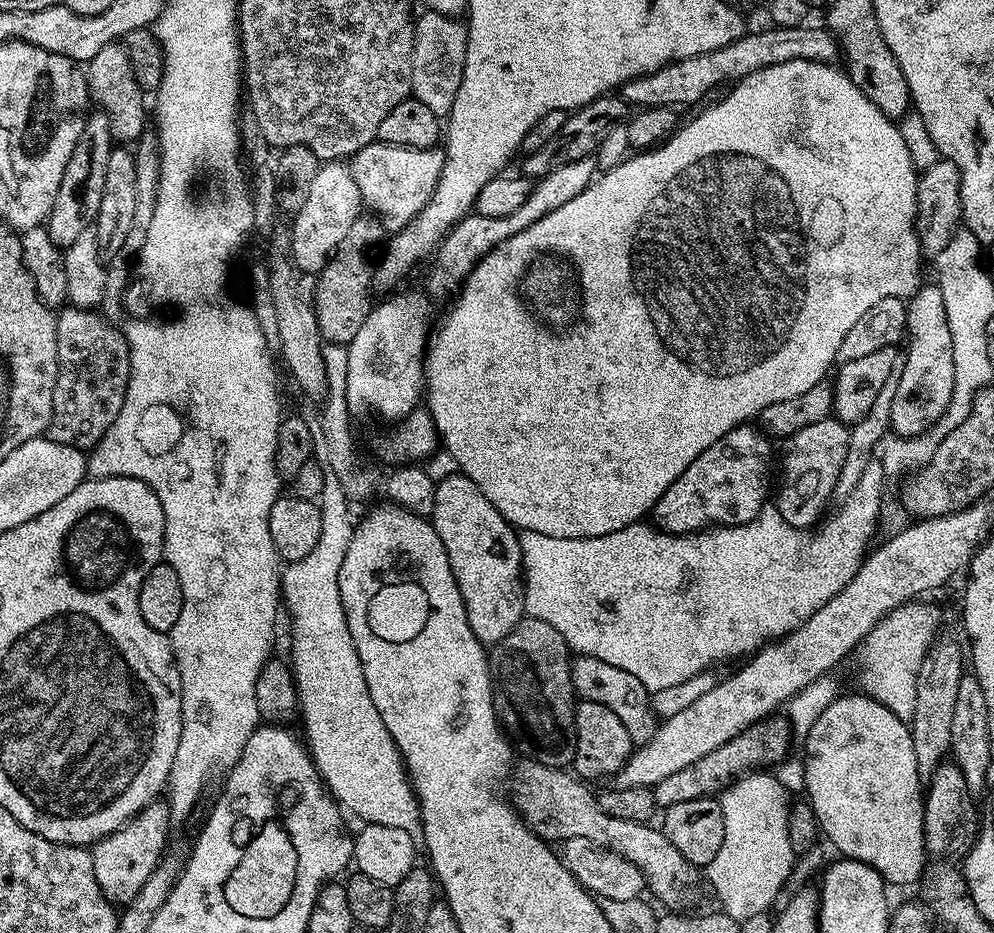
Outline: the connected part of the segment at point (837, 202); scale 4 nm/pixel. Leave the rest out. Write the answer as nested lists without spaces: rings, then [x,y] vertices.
[[[791,60],[791,61],[790,61],[790,62],[778,62],[778,63],[777,63],[777,64],[775,64],[775,65],[774,65],[774,66],[766,66],[766,67],[765,67],[765,68],[759,68],[759,70],[757,70],[757,71],[756,71],[756,72],[755,72],[755,73],[754,73],[754,74],[750,74],[750,75],[749,75],[749,76],[747,76],[747,77],[746,77],[746,78],[742,78],[742,79],[741,79],[741,80],[737,80],[737,81],[735,81],[735,83],[733,83],[733,84],[732,84],[732,85],[731,85],[731,87],[729,87],[729,88],[728,88],[728,89],[727,89],[727,91],[725,91],[725,92],[728,92],[728,91],[729,91],[729,92],[728,92],[728,93],[726,93],[726,94],[725,94],[725,96],[724,96],[724,97],[722,97],[722,98],[721,98],[721,100],[720,100],[720,101],[718,101],[718,102],[717,102],[717,104],[712,104],[712,105],[710,105],[710,106],[709,106],[709,108],[708,108],[708,109],[706,109],[706,110],[705,110],[705,112],[700,112],[700,113],[698,113],[698,114],[697,114],[697,116],[696,116],[696,117],[694,117],[694,118],[693,118],[693,120],[692,120],[692,121],[690,121],[690,122],[689,122],[689,124],[688,124],[688,125],[686,125],[686,126],[685,126],[685,128],[684,128],[684,125],[683,125],[683,126],[680,126],[680,127],[677,127],[677,129],[676,129],[676,133],[675,133],[675,134],[673,134],[673,135],[672,135],[672,136],[671,136],[671,138],[669,138],[669,139],[668,139],[668,140],[665,140],[665,141],[664,141],[664,143],[663,143],[663,144],[661,144],[661,145],[659,145],[659,146],[657,146],[657,147],[655,147],[655,148],[653,148],[653,149],[651,149],[651,150],[644,150],[644,151],[641,151],[641,152],[640,152],[640,153],[639,153],[639,154],[632,154],[632,155],[629,155],[629,157],[628,157],[628,159],[627,159],[627,160],[623,160],[623,161],[622,161],[622,163],[620,163],[620,164],[619,164],[619,165],[618,165],[618,166],[614,166],[614,167],[613,167],[613,168],[611,168],[611,170],[610,170],[610,171],[608,171],[608,172],[605,172],[605,173],[603,173],[603,174],[600,174],[600,175],[597,175],[597,176],[596,176],[596,177],[595,177],[595,179],[593,179],[593,181],[592,181],[592,183],[591,183],[591,184],[589,184],[589,185],[588,185],[588,188],[587,188],[587,189],[586,189],[586,190],[582,190],[582,194],[578,194],[578,198],[570,198],[570,202],[566,202],[566,206],[558,206],[558,210],[554,210],[554,214],[546,214],[546,218],[538,218],[538,222],[534,222],[534,223],[533,223],[533,224],[531,224],[531,225],[530,225],[530,226],[526,226],[526,230],[522,230],[522,234],[514,234],[514,235],[513,235],[513,236],[511,236],[511,237],[510,237],[510,238],[506,238],[506,242],[502,242],[502,243],[501,243],[501,244],[499,244],[499,245],[498,245],[498,246],[494,246],[494,250],[490,250],[490,251],[489,251],[489,252],[488,252],[488,253],[486,253],[486,255],[485,255],[485,256],[483,256],[483,258],[482,258],[482,259],[481,259],[481,260],[479,260],[479,261],[478,261],[478,263],[477,263],[477,264],[476,264],[476,265],[475,265],[475,266],[474,266],[474,267],[473,267],[473,268],[472,268],[472,272],[471,272],[471,274],[469,274],[469,276],[468,276],[468,277],[467,277],[467,278],[465,278],[465,280],[464,280],[464,283],[463,283],[463,284],[461,284],[461,285],[459,285],[459,288],[458,288],[458,291],[457,291],[457,292],[460,292],[460,293],[458,293],[458,294],[457,294],[457,296],[456,296],[456,301],[454,301],[454,302],[453,302],[453,304],[452,304],[452,309],[450,309],[450,310],[449,310],[449,312],[448,312],[448,313],[446,313],[446,314],[445,314],[445,316],[444,316],[444,321],[442,321],[442,322],[441,322],[441,324],[440,324],[440,329],[438,329],[438,330],[437,330],[437,332],[436,332],[436,329],[435,329],[435,331],[433,331],[433,332],[432,332],[432,333],[431,333],[431,336],[430,336],[430,339],[429,339],[429,341],[428,341],[428,346],[427,346],[427,349],[426,349],[426,355],[425,355],[425,357],[424,357],[424,388],[425,388],[425,389],[426,389],[426,410],[427,410],[427,411],[428,411],[428,413],[429,413],[429,414],[431,414],[431,416],[432,416],[432,420],[433,420],[433,421],[434,421],[434,422],[435,422],[435,423],[436,423],[436,435],[437,435],[437,437],[439,437],[439,439],[440,439],[440,440],[441,440],[441,441],[442,441],[442,444],[443,444],[443,447],[444,447],[444,448],[445,448],[445,449],[446,449],[446,451],[448,451],[448,452],[449,452],[449,453],[450,453],[450,454],[454,454],[454,458],[455,458],[455,459],[456,459],[456,461],[457,461],[457,462],[458,462],[458,466],[459,466],[459,467],[460,467],[460,472],[461,472],[461,473],[463,473],[463,475],[466,475],[466,476],[468,476],[468,477],[469,477],[469,478],[471,478],[471,479],[472,479],[472,481],[473,481],[473,482],[474,482],[474,486],[478,486],[478,490],[482,490],[482,494],[486,494],[486,498],[490,498],[490,506],[494,506],[494,510],[498,510],[498,514],[502,514],[502,518],[506,518],[506,522],[507,522],[507,523],[508,523],[508,524],[511,524],[511,525],[512,525],[512,527],[513,527],[513,528],[515,528],[515,529],[517,529],[517,530],[538,530],[538,534],[546,534],[546,535],[547,535],[547,536],[549,536],[549,537],[550,537],[550,538],[598,538],[598,537],[599,537],[599,536],[601,536],[601,535],[602,535],[602,534],[614,534],[614,530],[622,530],[622,529],[623,529],[623,528],[625,528],[625,527],[626,527],[626,526],[630,526],[630,525],[631,525],[631,524],[639,524],[639,523],[641,523],[641,521],[643,521],[643,520],[644,520],[644,519],[645,519],[645,517],[647,517],[647,516],[644,516],[644,515],[646,515],[646,514],[647,514],[647,512],[648,512],[648,515],[649,515],[649,513],[651,513],[651,512],[652,512],[652,511],[653,511],[653,509],[655,509],[655,507],[656,507],[656,503],[657,503],[657,502],[658,502],[658,498],[662,498],[662,494],[666,494],[666,490],[667,490],[667,489],[668,489],[668,487],[670,487],[670,486],[671,486],[671,484],[672,484],[672,483],[674,483],[674,481],[675,481],[675,480],[677,480],[677,479],[678,479],[678,478],[679,478],[679,477],[680,477],[680,475],[681,475],[681,474],[682,474],[682,470],[686,470],[686,466],[690,466],[690,462],[694,462],[694,458],[698,458],[698,454],[702,454],[702,450],[706,450],[706,449],[707,449],[707,448],[709,448],[709,447],[710,447],[710,446],[714,446],[714,442],[718,442],[718,438],[722,438],[722,437],[723,437],[723,436],[724,436],[724,435],[726,435],[726,433],[727,433],[727,432],[729,432],[729,431],[730,431],[730,430],[734,430],[734,429],[735,429],[735,428],[738,428],[738,427],[741,427],[741,426],[744,426],[744,425],[747,425],[747,424],[748,424],[748,423],[749,423],[749,421],[751,421],[751,420],[748,420],[748,419],[750,419],[750,418],[751,418],[751,416],[752,416],[752,419],[753,419],[753,418],[756,418],[756,417],[759,417],[759,415],[760,415],[760,412],[761,412],[761,411],[762,411],[762,410],[766,410],[766,406],[774,406],[774,402],[786,402],[786,398],[794,398],[794,397],[796,397],[796,396],[797,396],[797,394],[802,394],[802,393],[803,393],[803,392],[805,392],[805,391],[806,391],[806,390],[810,390],[810,386],[818,386],[818,385],[819,385],[819,384],[822,384],[822,383],[825,383],[825,380],[826,380],[826,377],[827,377],[827,376],[824,376],[824,375],[826,375],[826,374],[827,374],[827,372],[828,372],[828,367],[830,367],[830,368],[829,368],[829,372],[830,372],[830,369],[831,369],[831,368],[832,368],[832,367],[833,367],[833,365],[835,365],[835,364],[836,364],[836,363],[837,363],[837,359],[836,359],[836,355],[837,355],[837,354],[838,354],[838,346],[842,346],[842,338],[846,338],[846,334],[847,334],[847,332],[848,332],[848,331],[850,331],[850,330],[851,330],[851,328],[853,328],[853,326],[855,326],[855,325],[856,325],[856,324],[857,324],[857,323],[858,323],[858,318],[862,318],[862,314],[866,314],[866,310],[870,310],[870,306],[874,306],[874,302],[882,302],[882,298],[886,298],[886,297],[887,297],[887,296],[898,296],[898,297],[901,297],[901,298],[911,298],[911,296],[912,296],[912,295],[914,295],[914,293],[916,293],[916,291],[917,291],[917,290],[918,290],[918,289],[919,289],[919,288],[920,288],[920,287],[922,287],[922,280],[920,280],[920,260],[921,260],[921,261],[922,261],[922,253],[921,253],[921,251],[920,251],[920,235],[918,235],[918,234],[917,234],[917,233],[916,233],[916,181],[917,181],[917,179],[918,179],[918,170],[917,170],[917,169],[916,169],[916,167],[915,167],[915,166],[914,166],[914,162],[913,162],[913,161],[912,161],[912,159],[911,159],[911,158],[910,158],[910,150],[906,150],[906,142],[902,142],[902,134],[901,134],[901,133],[900,133],[900,129],[899,129],[899,127],[897,127],[897,125],[896,125],[896,124],[895,124],[895,123],[893,123],[893,121],[891,121],[891,120],[888,120],[888,119],[887,119],[887,118],[886,118],[886,114],[882,114],[882,110],[878,110],[878,106],[874,106],[874,102],[870,102],[870,98],[866,98],[866,94],[862,94],[862,90],[858,90],[858,86],[854,86],[854,82],[853,82],[853,81],[852,81],[852,80],[851,80],[851,78],[850,78],[850,77],[848,77],[848,74],[847,74],[847,71],[844,71],[844,70],[841,70],[841,69],[840,69],[840,68],[839,68],[839,67],[837,67],[837,68],[838,68],[838,69],[836,69],[836,66],[833,66],[833,65],[832,65],[832,64],[823,64],[823,63],[822,63],[822,62],[818,62],[818,61],[817,61],[817,60]]]

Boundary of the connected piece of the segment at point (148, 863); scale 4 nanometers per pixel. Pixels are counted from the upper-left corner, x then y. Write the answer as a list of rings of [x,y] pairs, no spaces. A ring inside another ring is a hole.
[[[157,798],[128,823],[112,832],[105,840],[98,840],[91,845],[94,874],[104,897],[113,905],[125,906],[142,890],[146,878],[165,859],[164,847],[168,844],[168,824],[170,825],[170,809],[163,799]]]

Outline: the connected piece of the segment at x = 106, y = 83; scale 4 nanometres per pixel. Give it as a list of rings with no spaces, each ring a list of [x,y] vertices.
[[[123,43],[108,44],[86,63],[88,90],[97,109],[103,110],[110,122],[110,134],[116,142],[135,142],[146,130],[150,116],[144,113],[146,93],[138,86],[134,70],[130,66],[130,54],[126,54]]]

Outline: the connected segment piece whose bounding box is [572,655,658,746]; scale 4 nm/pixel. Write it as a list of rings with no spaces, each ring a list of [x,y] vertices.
[[[577,655],[572,661],[572,688],[580,700],[602,702],[626,726],[633,745],[639,746],[651,740],[658,727],[658,717],[652,711],[652,697],[646,686],[627,670],[618,670],[593,656]]]

